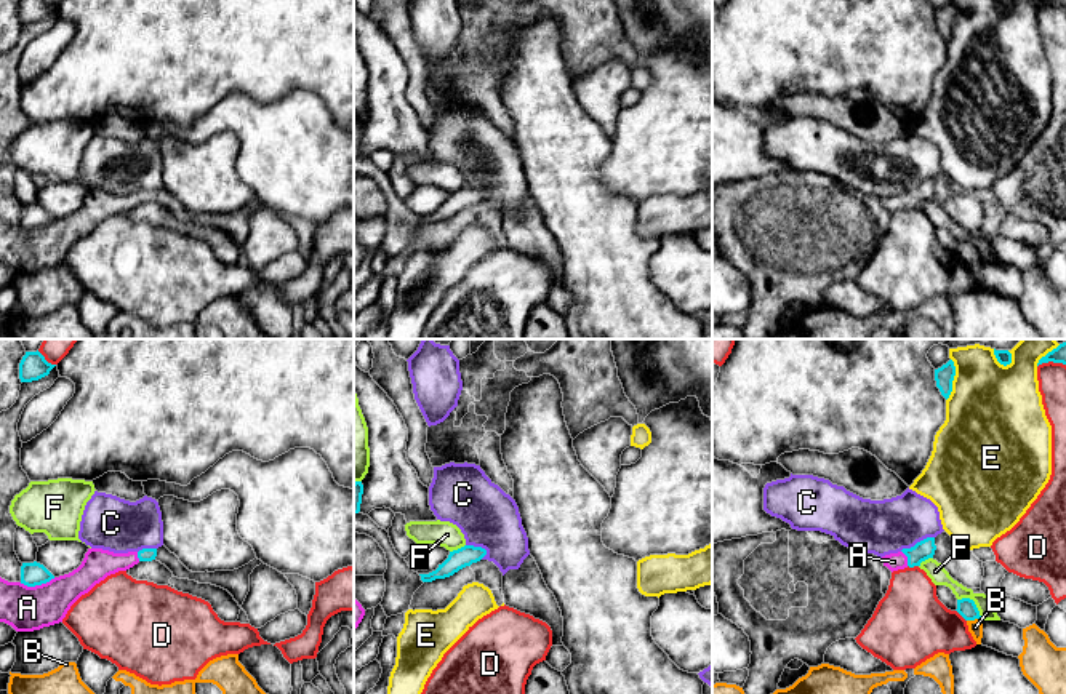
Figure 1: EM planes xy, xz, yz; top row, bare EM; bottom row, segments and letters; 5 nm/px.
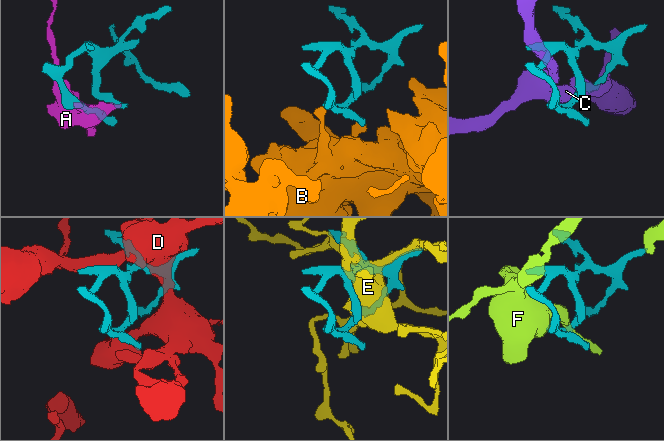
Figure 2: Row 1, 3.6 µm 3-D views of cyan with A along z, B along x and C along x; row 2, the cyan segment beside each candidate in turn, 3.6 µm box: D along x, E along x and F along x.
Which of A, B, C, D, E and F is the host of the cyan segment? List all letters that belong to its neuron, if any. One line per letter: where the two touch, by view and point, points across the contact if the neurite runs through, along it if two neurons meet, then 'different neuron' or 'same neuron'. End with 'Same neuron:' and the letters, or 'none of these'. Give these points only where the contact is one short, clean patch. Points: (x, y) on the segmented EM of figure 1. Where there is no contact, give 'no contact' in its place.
A: contact xy (37, 584); same neuron
B: contact yz (973, 619); different neuron
C: contact yz (917, 542); different neuron
D: contact yz (913, 566); different neuron
E: contact yz (953, 379); different neuron
F: contact yz (973, 602); different neuron
Same neuron: A

